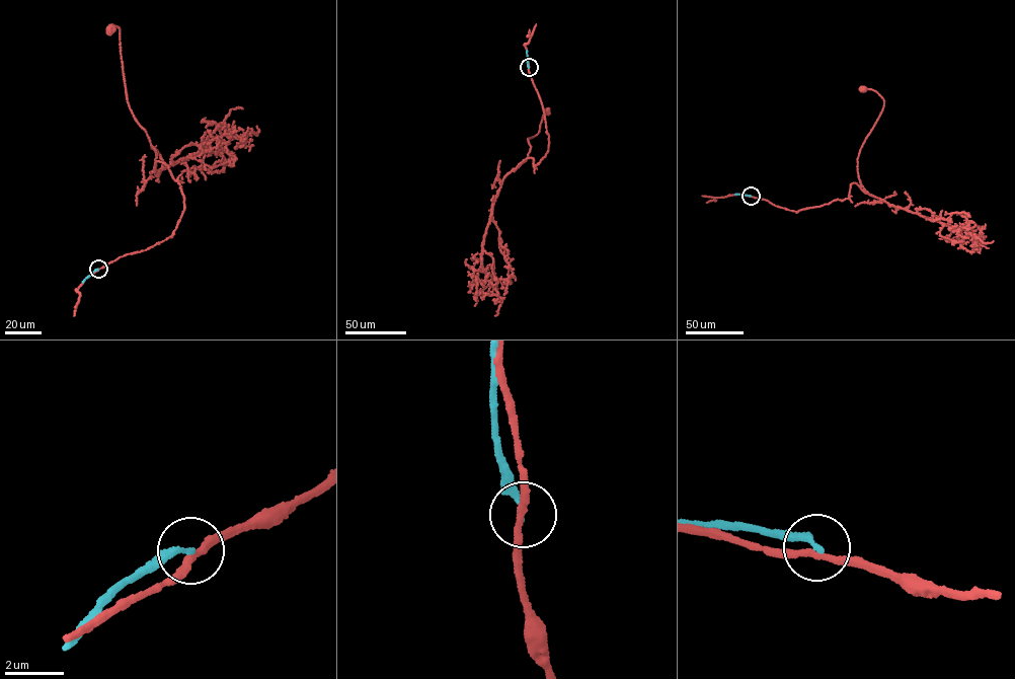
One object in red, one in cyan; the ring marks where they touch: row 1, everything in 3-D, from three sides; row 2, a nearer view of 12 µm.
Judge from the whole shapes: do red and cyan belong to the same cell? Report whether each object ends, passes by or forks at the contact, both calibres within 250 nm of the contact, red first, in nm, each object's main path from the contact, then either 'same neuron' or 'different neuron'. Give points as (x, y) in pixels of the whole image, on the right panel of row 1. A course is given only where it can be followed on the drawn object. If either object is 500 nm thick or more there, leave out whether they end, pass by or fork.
red passes by | cyan ends | 220/200 nm | red via (751, 196), (797, 212), (848, 198), (852, 182), (867, 193), (857, 159), (883, 99), (863, 89) | cyan via (751, 196), (735, 195) | different neuron

